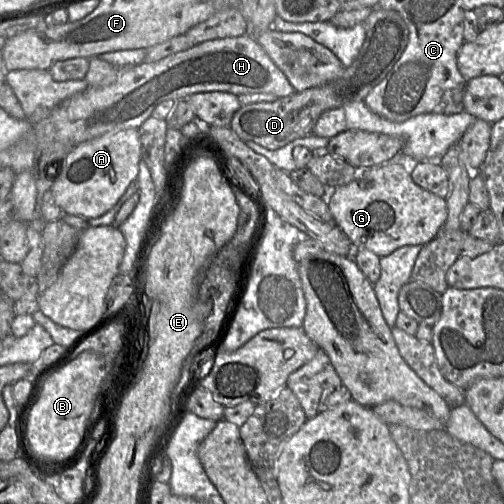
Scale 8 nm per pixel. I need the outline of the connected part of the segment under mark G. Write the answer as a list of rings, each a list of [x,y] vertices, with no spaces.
[[[401,154],[386,163],[359,169],[355,179],[328,190],[326,200],[334,224],[345,233],[355,247],[365,247],[379,257],[390,255],[405,245],[427,244],[438,235],[448,216],[446,199],[417,185],[410,175],[409,165]]]

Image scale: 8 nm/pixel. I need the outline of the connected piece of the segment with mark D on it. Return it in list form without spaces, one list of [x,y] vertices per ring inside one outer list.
[[[373,8],[364,21],[366,38],[354,62],[346,67],[342,77],[332,82],[279,97],[274,102],[242,105],[234,113],[229,128],[244,142],[252,141],[269,149],[279,149],[295,139],[312,134],[321,114],[356,100],[364,100],[368,93],[391,71],[403,54],[409,31],[402,17],[393,10]]]

